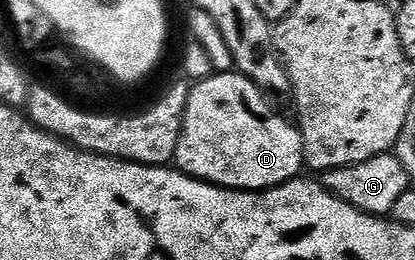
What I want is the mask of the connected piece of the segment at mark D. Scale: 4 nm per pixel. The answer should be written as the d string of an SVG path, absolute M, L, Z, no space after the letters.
M213 73L207 79L200 79L190 88L187 96L187 108L183 118L183 128L179 144L175 150L174 166L185 175L192 175L195 179L202 179L205 183L213 183L216 187L229 187L233 191L265 191L268 187L279 187L300 174L304 170L305 160L303 157L303 136L299 134L299 128L294 122L282 119L273 108L267 104L267 99L262 90L256 87L250 79L238 73Z

